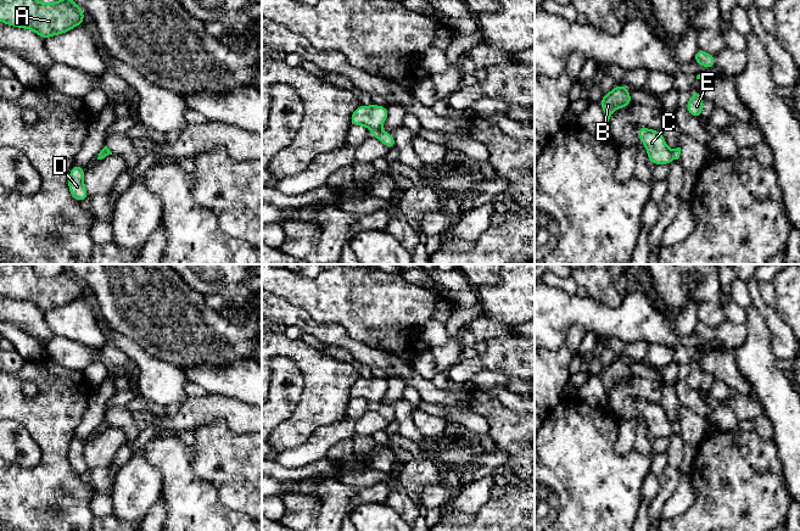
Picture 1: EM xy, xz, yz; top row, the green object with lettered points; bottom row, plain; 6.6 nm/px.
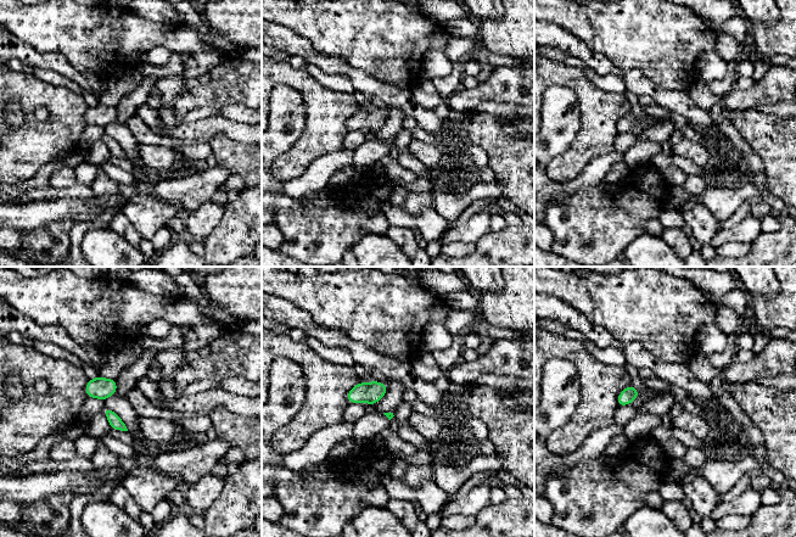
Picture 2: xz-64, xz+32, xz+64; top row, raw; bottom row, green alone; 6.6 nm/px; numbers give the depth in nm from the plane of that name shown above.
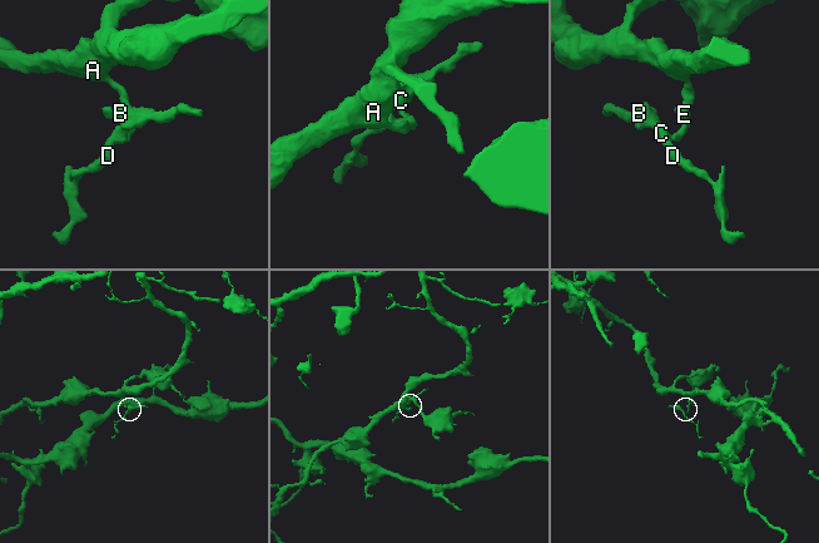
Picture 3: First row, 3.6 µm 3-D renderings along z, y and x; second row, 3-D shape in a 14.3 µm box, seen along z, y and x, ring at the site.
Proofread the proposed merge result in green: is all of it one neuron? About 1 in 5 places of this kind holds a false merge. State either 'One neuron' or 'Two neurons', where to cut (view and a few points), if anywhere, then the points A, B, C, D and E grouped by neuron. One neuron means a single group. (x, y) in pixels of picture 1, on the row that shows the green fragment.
Two neurons. Split along xz (379, 128), (371, 130). Groups: A E / B C D

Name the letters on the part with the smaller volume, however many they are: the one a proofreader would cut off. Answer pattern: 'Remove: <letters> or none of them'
Remove: B, C, D

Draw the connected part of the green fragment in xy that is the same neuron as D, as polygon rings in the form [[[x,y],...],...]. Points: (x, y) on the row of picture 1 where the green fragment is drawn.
[[[73,164],[68,179],[68,188],[74,200],[82,202],[89,197],[84,186],[85,171],[77,164]]]

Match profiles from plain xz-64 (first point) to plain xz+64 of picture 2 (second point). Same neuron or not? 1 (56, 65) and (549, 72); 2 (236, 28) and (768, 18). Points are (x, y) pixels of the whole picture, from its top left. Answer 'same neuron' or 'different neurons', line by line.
1: different neurons
2: different neurons

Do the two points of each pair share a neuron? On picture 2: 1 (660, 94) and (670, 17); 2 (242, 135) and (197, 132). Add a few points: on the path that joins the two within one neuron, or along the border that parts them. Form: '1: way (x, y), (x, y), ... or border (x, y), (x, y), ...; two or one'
1: border (639, 70), (661, 87), (685, 93); two
2: way (231, 129), (208, 128); one

